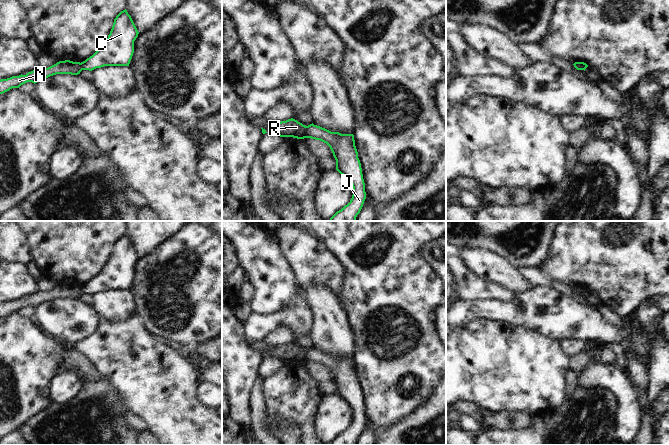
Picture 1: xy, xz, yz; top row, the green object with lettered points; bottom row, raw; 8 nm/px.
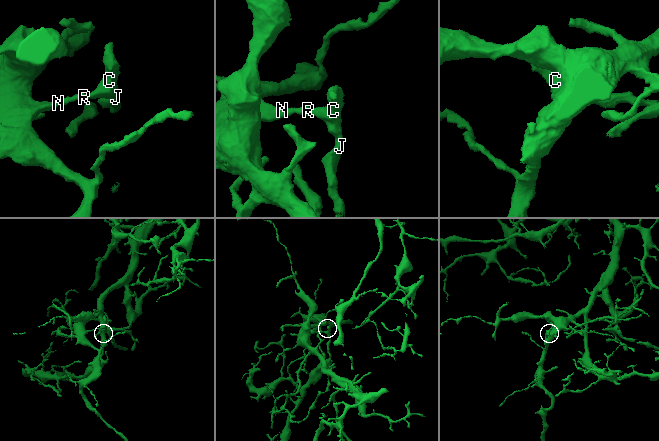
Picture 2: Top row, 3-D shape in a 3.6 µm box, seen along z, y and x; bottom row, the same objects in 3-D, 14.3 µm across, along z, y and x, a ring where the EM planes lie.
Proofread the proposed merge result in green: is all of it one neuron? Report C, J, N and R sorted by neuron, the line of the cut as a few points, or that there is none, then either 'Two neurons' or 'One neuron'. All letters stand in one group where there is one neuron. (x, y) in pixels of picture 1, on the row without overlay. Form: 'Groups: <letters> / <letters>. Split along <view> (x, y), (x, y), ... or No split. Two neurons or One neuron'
Groups: C J / N R. Split along xz (306, 350), (304, 361). Two neurons.

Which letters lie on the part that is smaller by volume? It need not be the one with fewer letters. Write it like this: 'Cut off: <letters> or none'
Cut off: C, J

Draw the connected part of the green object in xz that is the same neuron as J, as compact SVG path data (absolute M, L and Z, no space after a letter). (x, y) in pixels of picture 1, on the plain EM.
M312 347L306 350L305 362L320 364L330 371L336 384L336 394L346 401L353 411L350 426L337 435L330 445L356 445L366 423L366 416L354 359L331 356Z

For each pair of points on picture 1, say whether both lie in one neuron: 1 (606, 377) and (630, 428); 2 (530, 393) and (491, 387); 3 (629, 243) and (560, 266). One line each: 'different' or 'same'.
1: same
2: same
3: same

